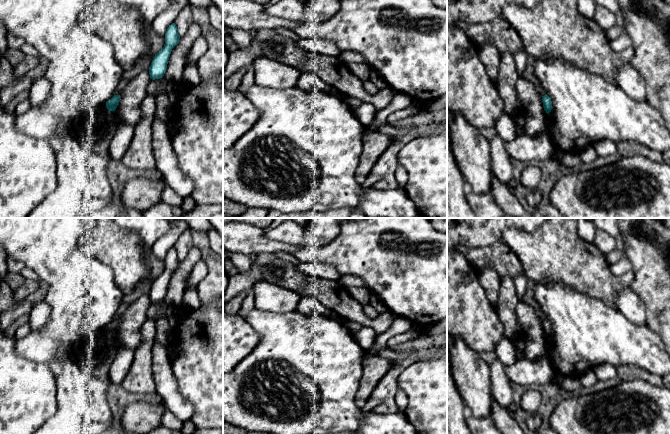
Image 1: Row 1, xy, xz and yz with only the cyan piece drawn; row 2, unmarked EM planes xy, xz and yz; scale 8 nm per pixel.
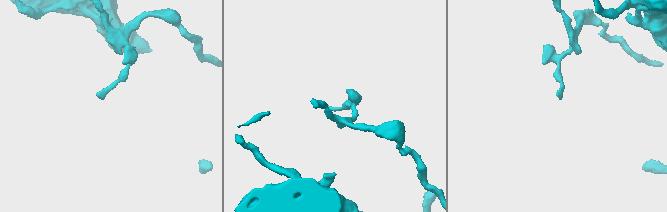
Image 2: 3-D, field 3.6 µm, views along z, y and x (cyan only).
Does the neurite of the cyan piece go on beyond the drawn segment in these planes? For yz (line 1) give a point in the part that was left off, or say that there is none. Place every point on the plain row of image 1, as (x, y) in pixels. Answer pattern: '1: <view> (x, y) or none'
1: none

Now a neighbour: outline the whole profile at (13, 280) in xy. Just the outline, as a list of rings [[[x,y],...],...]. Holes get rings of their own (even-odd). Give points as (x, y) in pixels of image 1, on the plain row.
[[[8,272],[3,279],[13,290],[19,288],[25,281],[25,277],[22,274],[14,274]]]

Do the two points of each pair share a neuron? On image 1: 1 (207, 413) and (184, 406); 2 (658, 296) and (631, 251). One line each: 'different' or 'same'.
1: different
2: same

